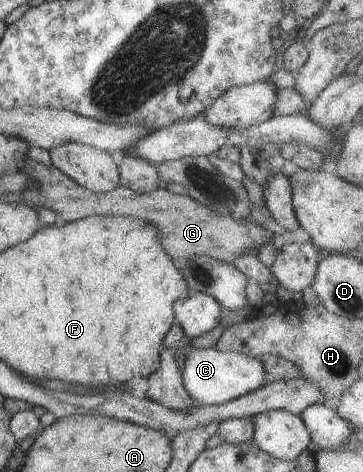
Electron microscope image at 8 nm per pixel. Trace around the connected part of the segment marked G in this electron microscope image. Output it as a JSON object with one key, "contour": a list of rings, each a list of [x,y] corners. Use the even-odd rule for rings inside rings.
{"contour":[[[29,157],[21,163],[21,169],[33,178],[33,184],[20,194],[24,202],[51,208],[61,216],[62,222],[72,222],[95,214],[134,217],[153,222],[159,230],[163,248],[171,258],[185,261],[195,256],[209,256],[213,260],[233,265],[235,258],[251,250],[257,250],[259,254],[266,244],[275,240],[276,234],[267,231],[254,220],[238,222],[237,218],[233,218],[228,213],[211,218],[209,210],[203,210],[205,206],[187,194],[177,195],[161,188],[138,194],[125,186],[116,187],[107,193],[97,193],[79,185],[56,167],[33,162]],[[215,220],[217,220],[217,226],[215,226]]]}

